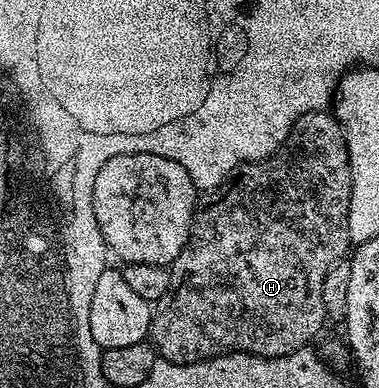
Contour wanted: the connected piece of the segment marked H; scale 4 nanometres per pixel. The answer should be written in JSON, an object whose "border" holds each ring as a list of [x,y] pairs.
{"border":[[[320,112],[306,114],[293,124],[289,136],[276,154],[270,154],[260,162],[245,162],[223,179],[223,183],[215,190],[208,190],[195,203],[193,220],[189,228],[187,243],[182,252],[175,257],[169,269],[169,288],[161,300],[153,304],[151,316],[150,341],[153,343],[158,357],[173,364],[193,364],[216,358],[222,354],[256,354],[259,358],[276,358],[292,354],[310,347],[311,341],[319,334],[323,322],[327,318],[327,309],[323,307],[321,288],[325,284],[325,276],[329,276],[329,268],[348,257],[353,244],[349,240],[349,200],[351,199],[351,165],[349,152],[345,144],[343,129],[334,113]]]}

